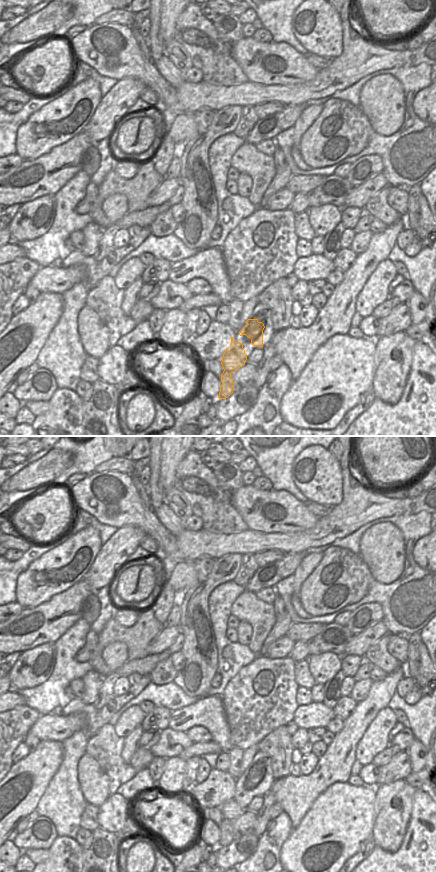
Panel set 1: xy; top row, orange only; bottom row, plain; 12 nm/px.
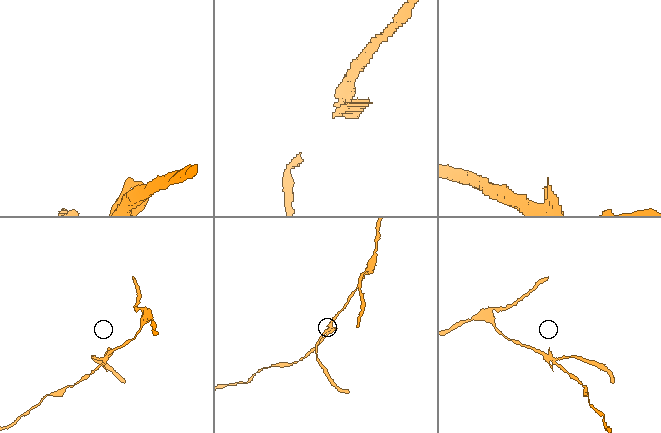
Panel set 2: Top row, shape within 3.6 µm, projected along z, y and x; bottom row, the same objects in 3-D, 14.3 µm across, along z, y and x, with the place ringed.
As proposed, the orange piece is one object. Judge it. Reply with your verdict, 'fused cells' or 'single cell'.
fused cells

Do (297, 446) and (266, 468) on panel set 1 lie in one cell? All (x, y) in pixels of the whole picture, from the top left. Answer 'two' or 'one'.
one

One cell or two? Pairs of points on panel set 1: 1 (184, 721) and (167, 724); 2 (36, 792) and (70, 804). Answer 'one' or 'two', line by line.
1: two
2: two

